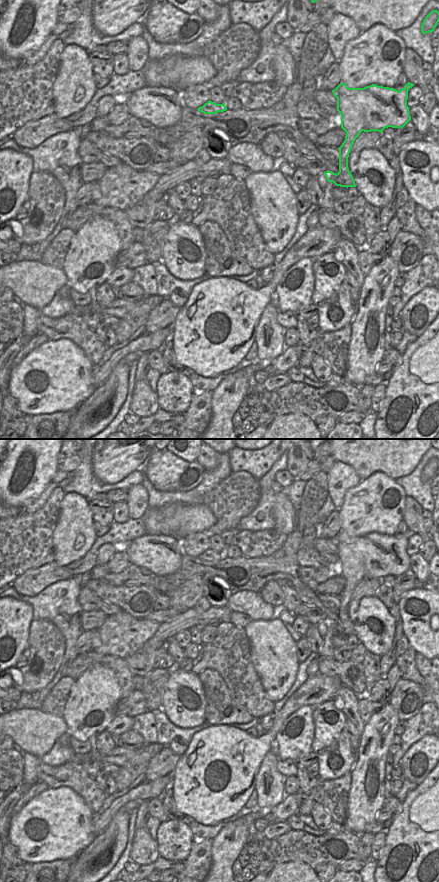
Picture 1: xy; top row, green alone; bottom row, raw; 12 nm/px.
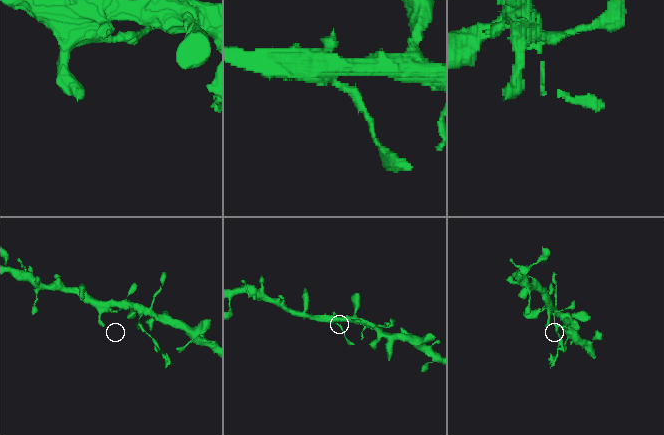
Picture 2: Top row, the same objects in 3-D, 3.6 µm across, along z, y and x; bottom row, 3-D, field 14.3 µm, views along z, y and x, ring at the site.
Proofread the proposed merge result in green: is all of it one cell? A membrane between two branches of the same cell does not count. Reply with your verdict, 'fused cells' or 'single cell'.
fused cells

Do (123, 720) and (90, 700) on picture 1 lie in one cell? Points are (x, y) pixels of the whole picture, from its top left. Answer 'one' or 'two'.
two

